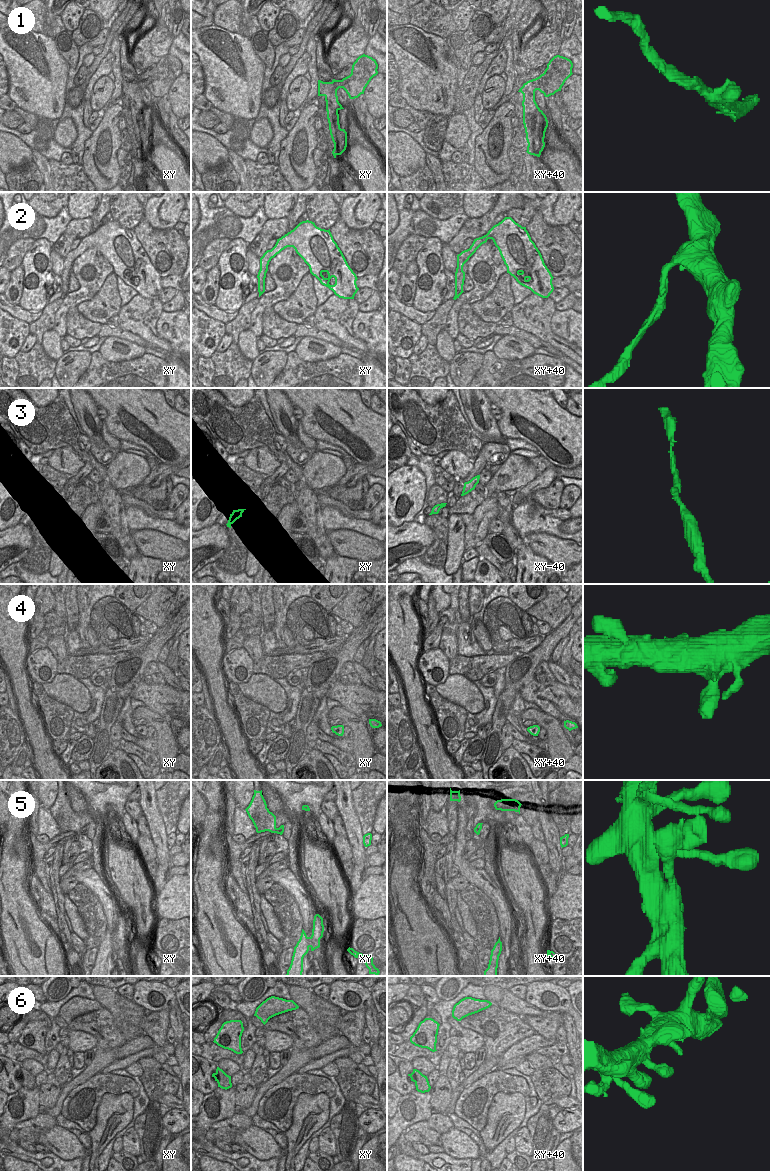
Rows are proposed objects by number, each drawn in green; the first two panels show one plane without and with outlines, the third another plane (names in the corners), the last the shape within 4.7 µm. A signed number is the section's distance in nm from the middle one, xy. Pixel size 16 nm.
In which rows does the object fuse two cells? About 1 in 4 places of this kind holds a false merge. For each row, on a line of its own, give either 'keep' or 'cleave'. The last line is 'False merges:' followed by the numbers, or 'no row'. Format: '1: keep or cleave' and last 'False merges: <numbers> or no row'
1: keep
2: cleave
3: keep
4: keep
5: keep
6: keep
False merges: 2

